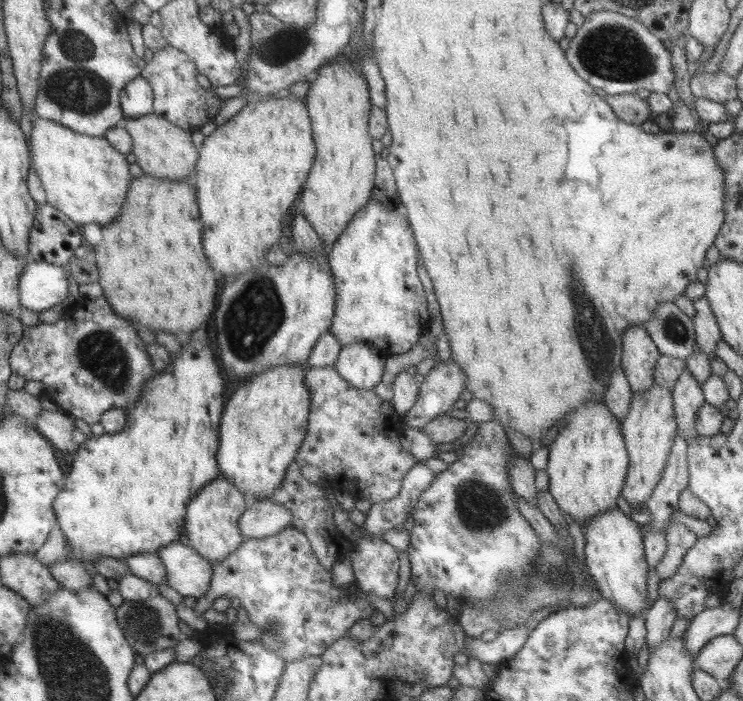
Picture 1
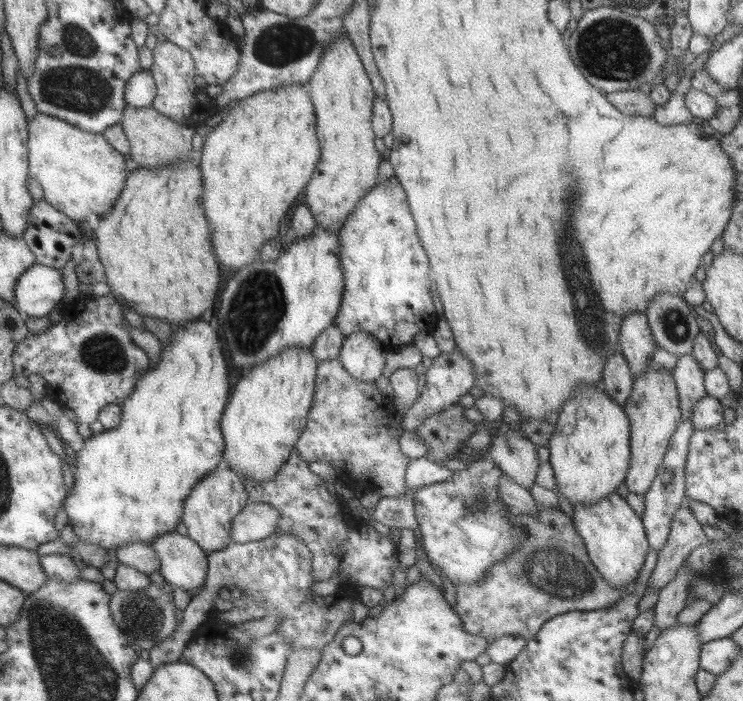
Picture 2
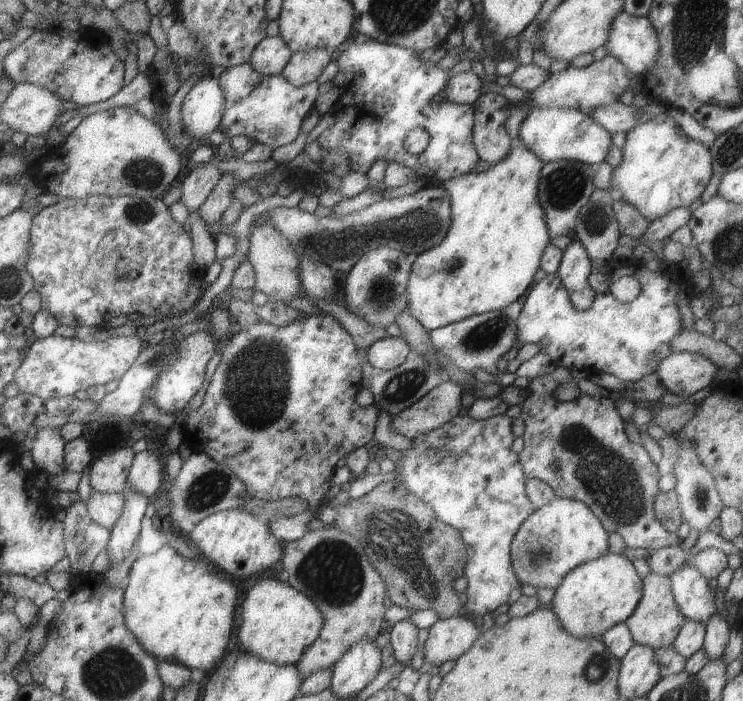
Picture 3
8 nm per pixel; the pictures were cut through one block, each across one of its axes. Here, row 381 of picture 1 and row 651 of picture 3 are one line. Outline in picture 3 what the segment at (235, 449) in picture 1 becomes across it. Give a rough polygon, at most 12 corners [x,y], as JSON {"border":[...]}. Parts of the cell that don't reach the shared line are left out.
{"border":[[258,579],[242,606],[239,650],[297,666],[320,636],[312,599]]}

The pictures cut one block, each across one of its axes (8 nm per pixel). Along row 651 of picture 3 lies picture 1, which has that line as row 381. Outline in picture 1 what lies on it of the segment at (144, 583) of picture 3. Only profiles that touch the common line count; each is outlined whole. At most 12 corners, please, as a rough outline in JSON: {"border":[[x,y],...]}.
{"border":[[182,345],[54,500],[76,560],[156,553],[219,476],[226,380]]}

